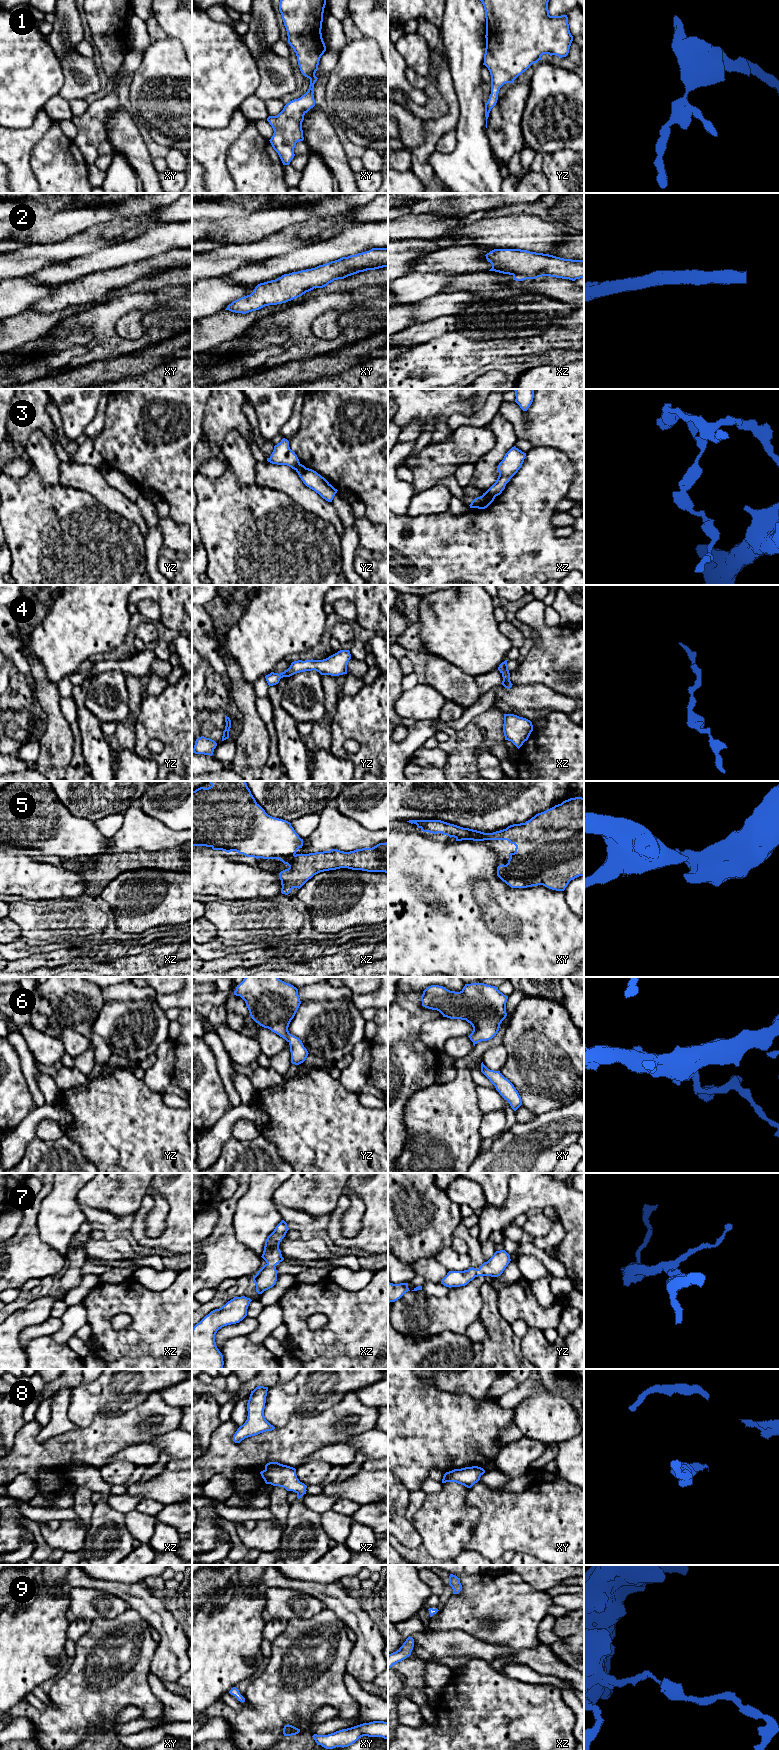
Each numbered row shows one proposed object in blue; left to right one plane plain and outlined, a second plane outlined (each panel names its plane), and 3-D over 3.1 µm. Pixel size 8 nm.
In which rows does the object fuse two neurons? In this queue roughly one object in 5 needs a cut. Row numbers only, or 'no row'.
3, 5

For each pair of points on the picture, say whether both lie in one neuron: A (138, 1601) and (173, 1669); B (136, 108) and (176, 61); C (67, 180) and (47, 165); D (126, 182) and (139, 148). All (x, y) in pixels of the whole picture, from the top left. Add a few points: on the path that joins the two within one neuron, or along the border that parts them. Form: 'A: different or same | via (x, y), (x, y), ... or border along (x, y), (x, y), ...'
A: same | via (156, 1615), (169, 1628), (172, 1634), (172, 1651)
B: same | via (148, 96), (165, 79), (165, 73)
C: same | via (62, 175), (52, 167)
D: different | border along (116, 150), (125, 156), (139, 182)

